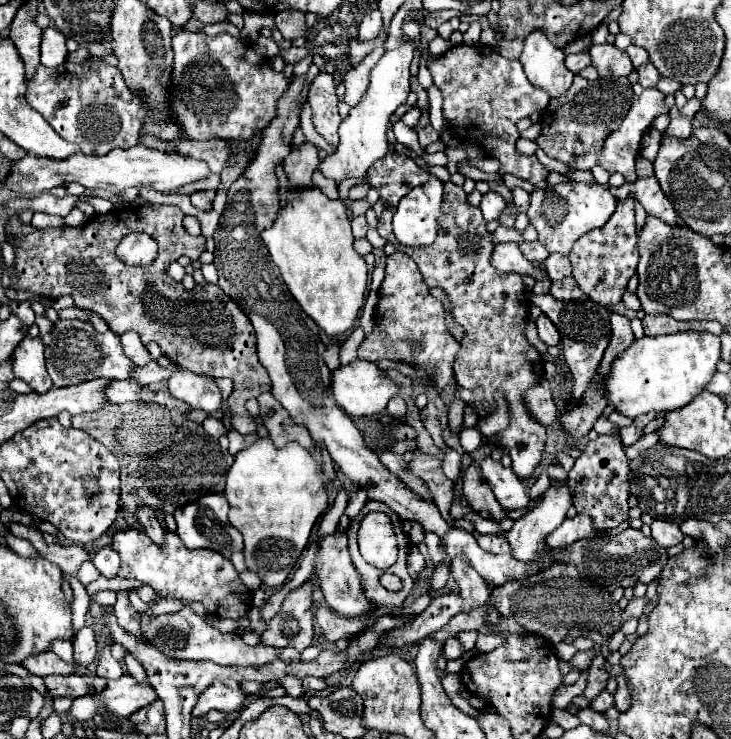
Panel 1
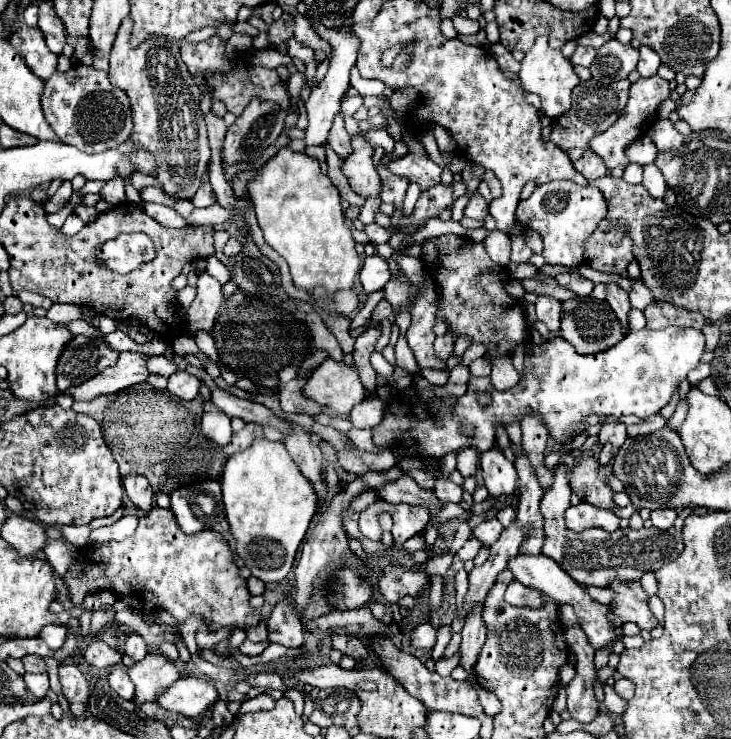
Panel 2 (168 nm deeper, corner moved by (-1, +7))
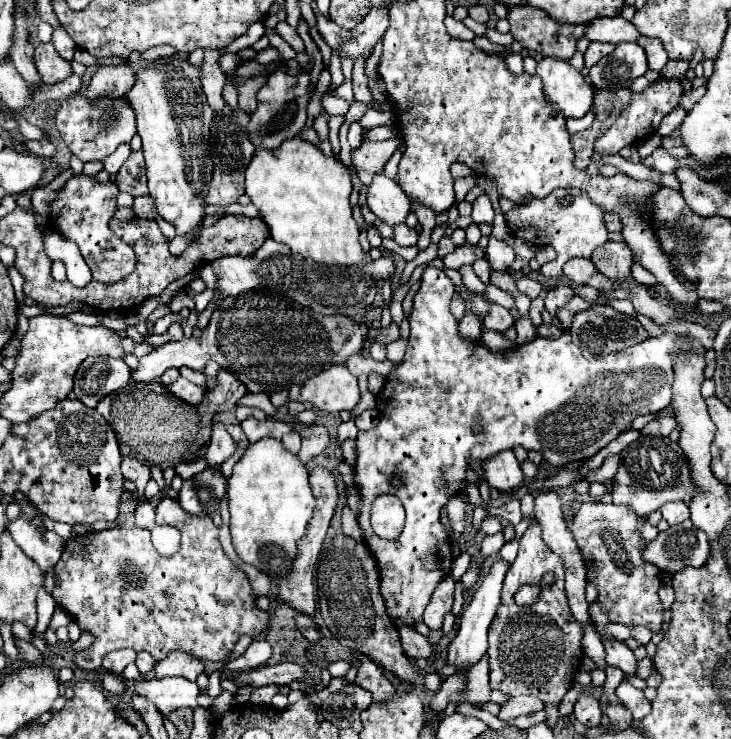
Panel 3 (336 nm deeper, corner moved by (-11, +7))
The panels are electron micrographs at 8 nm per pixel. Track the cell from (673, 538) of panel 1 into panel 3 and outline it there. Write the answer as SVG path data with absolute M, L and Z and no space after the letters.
M674 501L674 503L664 503L660 507L662 511L662 517L670 523L670 525L678 525L682 521L686 521L690 517L690 511L688 511L688 505L684 501Z

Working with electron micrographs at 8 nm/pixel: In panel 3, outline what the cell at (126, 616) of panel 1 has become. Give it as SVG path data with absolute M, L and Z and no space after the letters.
M138 653L138 657L136 657L136 665L142 675L150 673L154 669L154 663L156 661L154 661L154 657L150 657L150 653Z

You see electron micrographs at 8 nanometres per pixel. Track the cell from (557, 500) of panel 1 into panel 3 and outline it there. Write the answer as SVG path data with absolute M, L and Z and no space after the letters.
M496 561L490 571L482 577L480 581L480 587L474 591L474 597L472 601L464 607L462 615L460 615L460 629L454 637L454 641L450 643L448 647L448 655L446 655L446 661L448 665L454 665L458 673L466 673L474 663L478 663L484 655L486 655L486 649L488 649L488 627L496 615L496 609L500 605L500 589L502 589L502 581L504 581L504 575L508 571L510 563L508 561Z

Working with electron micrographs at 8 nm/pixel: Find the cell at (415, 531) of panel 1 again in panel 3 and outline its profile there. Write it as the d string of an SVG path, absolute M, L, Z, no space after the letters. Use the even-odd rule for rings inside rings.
M428 267L422 275L422 287L420 291L416 293L414 297L414 307L412 307L412 315L410 315L410 339L408 339L408 349L402 357L402 361L398 365L392 367L392 371L388 373L386 377L386 383L384 383L384 389L380 391L378 395L378 413L380 413L380 421L374 429L370 431L358 431L358 437L356 437L356 473L354 473L354 487L358 491L358 495L362 497L362 509L360 509L360 515L358 515L358 523L364 531L364 543L366 547L370 549L372 557L376 559L376 565L378 565L378 573L380 573L380 593L384 597L384 603L386 603L386 613L390 615L392 621L400 619L404 625L412 627L422 621L422 613L428 605L428 599L432 597L436 585L450 573L452 569L453 556L451 554L451 539L449 538L446 527L442 525L440 521L440 513L448 501L448 493L446 491L452 491L452 497L458 495L458 491L466 485L466 469L468 465L472 463L478 463L478 461L484 461L484 459L490 459L494 457L496 453L504 451L504 449L514 449L514 447L524 447L526 451L540 451L544 461L550 463L552 467L562 467L566 463L574 463L574 461L586 461L590 457L594 457L600 449L604 449L610 441L614 441L620 433L624 433L632 421L636 419L636 415L646 415L646 413L658 413L662 409L666 409L670 405L670 397L672 397L672 381L674 381L674 373L672 373L672 365L674 365L674 357L672 357L672 349L678 347L684 337L682 335L676 335L676 333L664 333L660 337L650 337L634 347L628 347L620 353L614 353L614 355L608 355L604 359L592 359L588 361L586 357L582 357L580 349L570 341L568 337L568 331L564 331L558 339L544 339L544 337L536 337L532 339L530 343L524 343L524 345L518 345L514 349L508 349L508 351L490 351L488 347L484 347L480 341L474 343L474 341L464 341L464 337L460 337L460 331L458 331L458 321L456 317L450 313L450 299L452 295L456 293L456 287L454 283L444 275L444 271L438 271L438 269L432 269ZM398 475L402 479L402 485L404 487L392 487L392 477ZM382 493L392 494L396 496L406 509L406 525L400 533L400 537L396 541L389 541L378 537L373 532L370 524L370 512L372 503L378 495Z

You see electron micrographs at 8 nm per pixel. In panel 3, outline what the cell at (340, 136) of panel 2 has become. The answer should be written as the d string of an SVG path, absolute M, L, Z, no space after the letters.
M386 139L380 143L362 143L354 153L352 161L358 171L358 179L364 185L370 185L372 177L376 173L382 173L386 161L392 157L392 153L398 149L398 139Z

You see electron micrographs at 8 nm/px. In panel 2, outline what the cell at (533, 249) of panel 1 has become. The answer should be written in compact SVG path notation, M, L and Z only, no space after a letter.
M512 237L512 261L516 263L522 263L522 261L528 261L532 257L532 249L526 245L524 237Z

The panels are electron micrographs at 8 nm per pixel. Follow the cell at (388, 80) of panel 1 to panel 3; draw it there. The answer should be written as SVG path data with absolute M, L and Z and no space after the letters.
M384 173L374 175L368 187L368 209L390 227L406 221L412 205L410 197L400 189L400 185L388 179Z

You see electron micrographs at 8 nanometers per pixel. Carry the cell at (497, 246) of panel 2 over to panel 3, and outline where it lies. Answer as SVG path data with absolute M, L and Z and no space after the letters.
M490 237L488 243L488 261L492 265L492 269L500 269L506 271L510 267L510 263L514 261L514 251L506 241L498 241L494 237Z

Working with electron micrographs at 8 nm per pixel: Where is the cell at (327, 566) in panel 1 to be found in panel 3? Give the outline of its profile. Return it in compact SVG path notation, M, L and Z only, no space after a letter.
M400 623L398 627L400 631L400 641L402 641L402 649L404 653L410 657L410 659L418 659L418 657L424 657L424 659L430 659L434 655L434 649L432 645L428 643L426 637L422 637L418 631L414 629L408 629L406 625Z

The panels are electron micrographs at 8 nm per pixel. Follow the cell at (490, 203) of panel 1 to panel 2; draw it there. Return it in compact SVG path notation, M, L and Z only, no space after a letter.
M474 193L472 199L470 199L470 203L468 203L466 209L464 209L464 215L470 217L470 219L484 219L488 213L490 213L490 211L488 211L486 199L484 199L480 193Z

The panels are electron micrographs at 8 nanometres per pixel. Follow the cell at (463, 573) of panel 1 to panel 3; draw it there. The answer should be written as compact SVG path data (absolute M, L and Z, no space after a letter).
M488 657L478 661L470 671L468 671L468 703L474 707L482 707L490 703L490 685L488 685Z

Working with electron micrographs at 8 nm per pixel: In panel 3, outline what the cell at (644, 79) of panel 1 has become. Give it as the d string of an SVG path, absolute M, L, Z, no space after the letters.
M640 35L640 37L638 37L638 45L646 51L648 67L650 67L652 71L660 71L660 69L666 65L668 55L666 55L666 51L664 51L664 47L662 47L662 41L656 41L656 39L652 39L652 37Z

